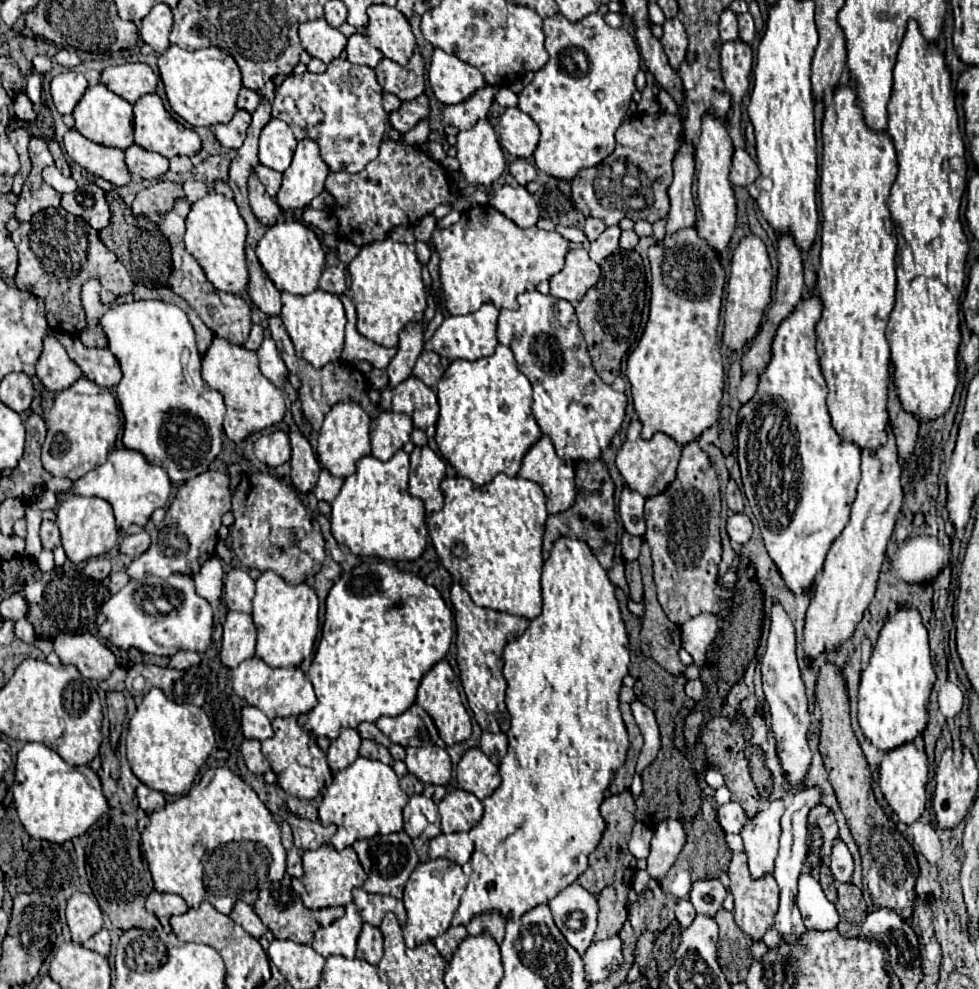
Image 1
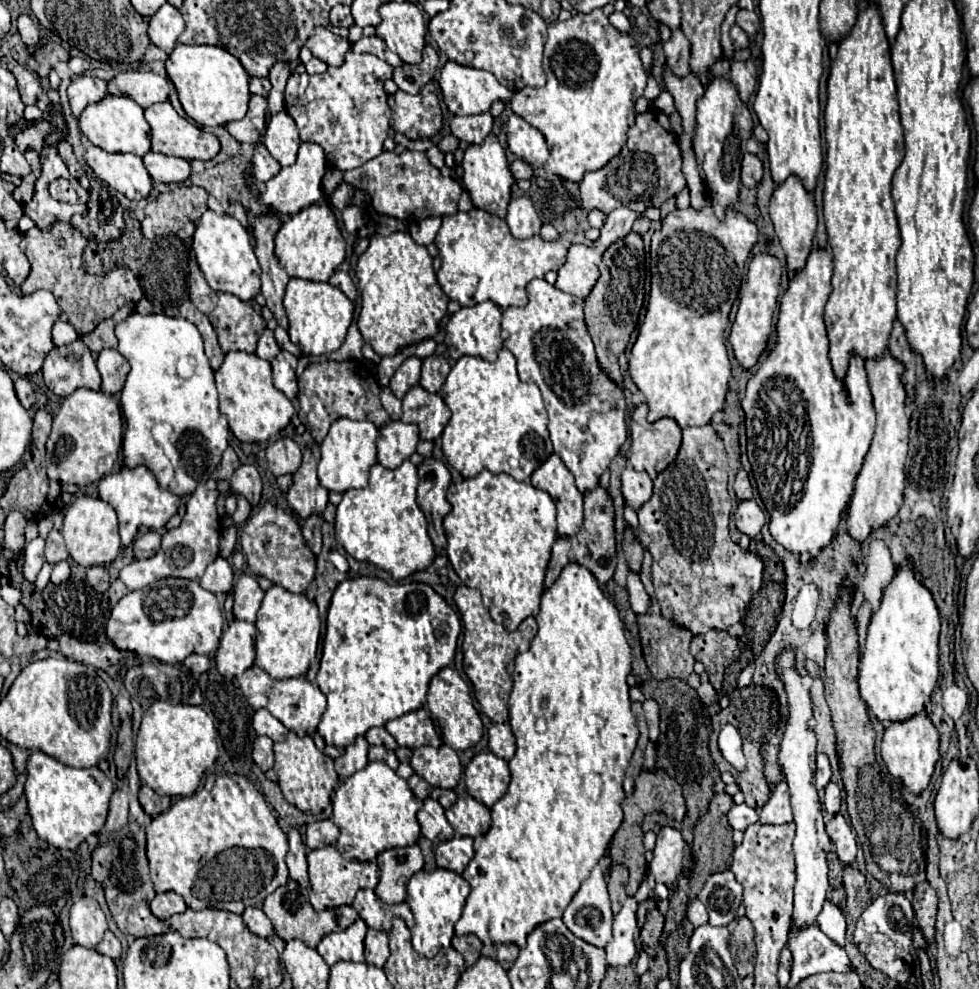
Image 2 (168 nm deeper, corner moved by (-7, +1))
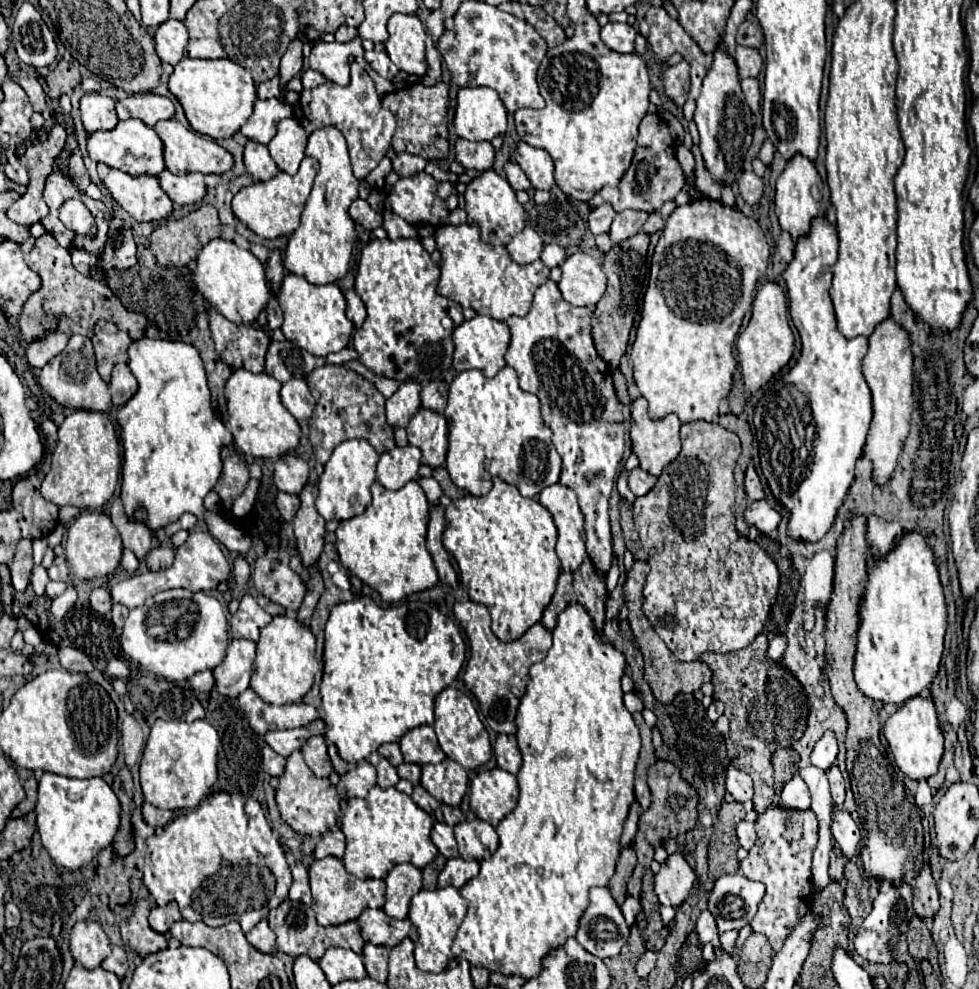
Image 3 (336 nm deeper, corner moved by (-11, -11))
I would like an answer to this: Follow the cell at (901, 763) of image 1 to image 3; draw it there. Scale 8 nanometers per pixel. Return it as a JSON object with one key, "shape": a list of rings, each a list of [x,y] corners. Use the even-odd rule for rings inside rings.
{"shape":[[[922,695],[922,697],[914,697],[914,701],[906,701],[902,709],[898,709],[894,715],[888,717],[884,725],[884,735],[894,763],[906,777],[914,781],[922,781],[938,771],[938,763],[944,753],[944,737],[936,719],[932,697]]]}

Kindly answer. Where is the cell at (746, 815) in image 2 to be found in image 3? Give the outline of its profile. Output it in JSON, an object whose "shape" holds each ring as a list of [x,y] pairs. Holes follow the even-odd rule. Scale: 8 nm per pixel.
{"shape":[[[740,821],[736,825],[736,835],[738,835],[738,841],[744,849],[750,849],[754,843],[756,843],[756,831],[754,831],[754,823],[752,821]]]}

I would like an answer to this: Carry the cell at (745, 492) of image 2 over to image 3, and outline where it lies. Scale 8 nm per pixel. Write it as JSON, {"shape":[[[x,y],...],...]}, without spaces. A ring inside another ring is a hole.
{"shape":[[[750,465],[748,471],[746,471],[744,491],[746,491],[746,497],[748,497],[750,503],[758,501],[758,499],[764,499],[764,491],[762,491],[762,485],[760,485],[760,479],[758,479],[758,473],[756,473],[754,465]]]}

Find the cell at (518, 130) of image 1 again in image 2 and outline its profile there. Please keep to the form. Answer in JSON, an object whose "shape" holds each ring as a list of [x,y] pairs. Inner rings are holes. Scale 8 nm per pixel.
{"shape":[[[512,115],[508,119],[508,149],[518,159],[530,163],[534,169],[544,167],[550,153],[544,135],[518,115]]]}

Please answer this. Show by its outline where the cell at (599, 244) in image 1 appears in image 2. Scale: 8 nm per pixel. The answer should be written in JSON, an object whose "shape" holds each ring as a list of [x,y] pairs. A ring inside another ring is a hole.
{"shape":[[[618,207],[614,211],[608,213],[608,219],[602,227],[602,233],[600,233],[600,243],[604,247],[610,247],[614,241],[626,237],[632,229],[632,223],[636,221],[638,213],[634,213],[632,209],[626,209],[626,207]]]}

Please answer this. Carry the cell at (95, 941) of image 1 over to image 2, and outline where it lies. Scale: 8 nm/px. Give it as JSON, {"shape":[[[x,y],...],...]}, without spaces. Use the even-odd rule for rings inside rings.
{"shape":[[[106,931],[104,939],[96,945],[96,951],[102,953],[102,955],[108,955],[110,959],[118,959],[120,953],[122,953],[122,947],[120,947],[118,937],[112,931]]]}

